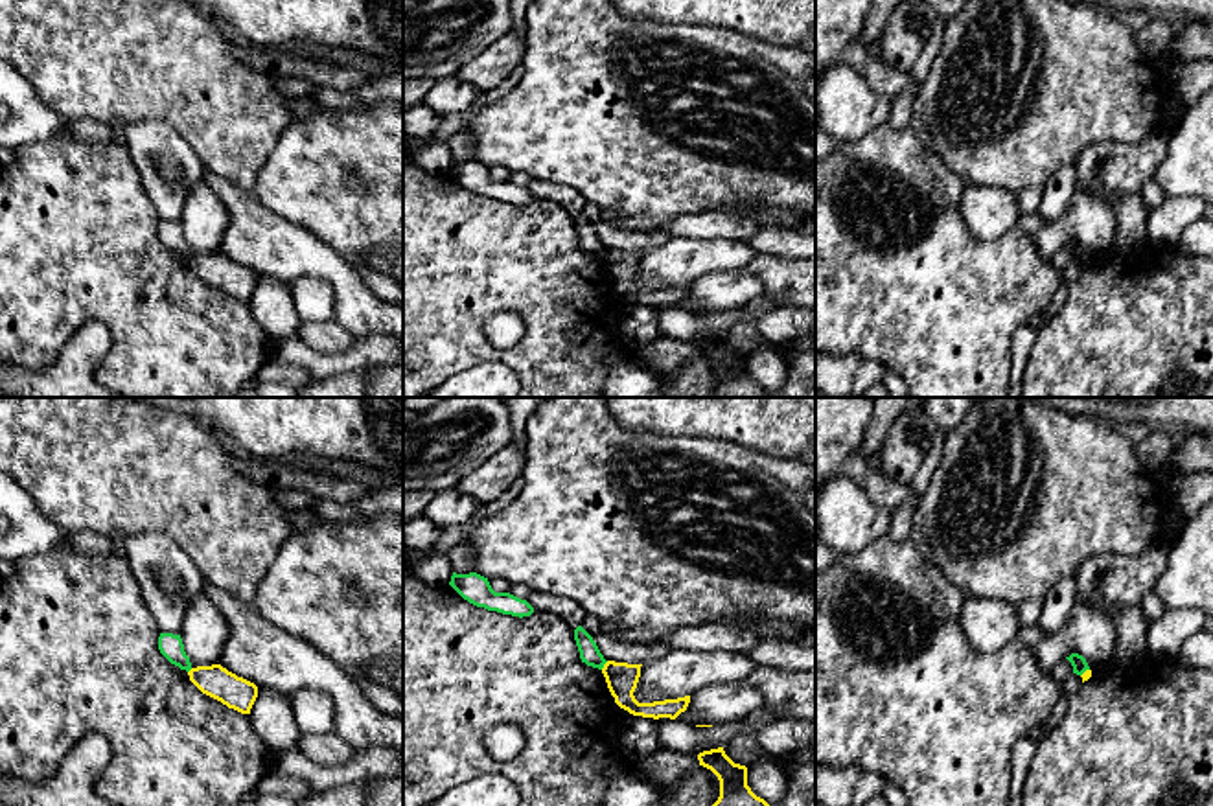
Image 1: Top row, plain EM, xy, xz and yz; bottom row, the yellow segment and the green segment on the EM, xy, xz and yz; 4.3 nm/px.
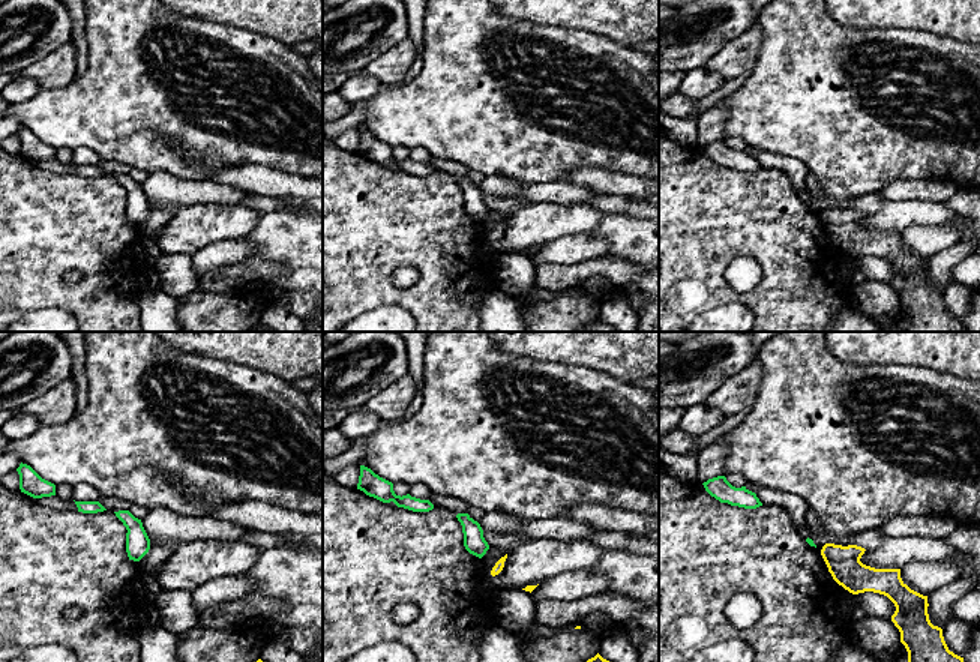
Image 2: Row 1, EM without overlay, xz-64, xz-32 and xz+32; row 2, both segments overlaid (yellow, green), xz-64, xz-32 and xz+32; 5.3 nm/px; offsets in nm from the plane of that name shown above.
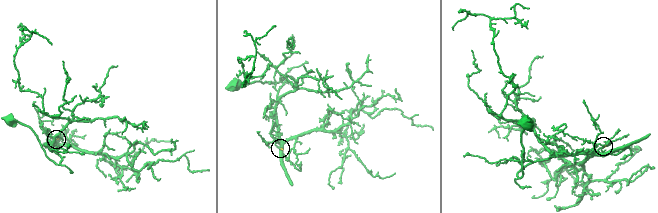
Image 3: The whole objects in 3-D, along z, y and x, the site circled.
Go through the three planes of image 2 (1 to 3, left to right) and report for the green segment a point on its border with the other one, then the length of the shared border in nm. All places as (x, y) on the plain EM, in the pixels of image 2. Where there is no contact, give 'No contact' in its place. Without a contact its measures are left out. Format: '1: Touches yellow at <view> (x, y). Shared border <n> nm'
1: No contact
2: No contact
3: No contact

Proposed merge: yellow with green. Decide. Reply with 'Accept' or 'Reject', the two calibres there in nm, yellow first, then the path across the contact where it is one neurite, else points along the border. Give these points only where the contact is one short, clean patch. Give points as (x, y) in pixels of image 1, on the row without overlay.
Reject. Thickness 140 nm (yellow) against 90 nm. Boundary: xz (608, 249), (600, 256)

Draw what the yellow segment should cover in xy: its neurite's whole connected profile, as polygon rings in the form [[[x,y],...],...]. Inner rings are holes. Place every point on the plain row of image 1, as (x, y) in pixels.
[[[221,252],[197,254],[188,259],[190,269],[206,283],[221,289],[228,296],[250,302],[258,285],[258,274]]]

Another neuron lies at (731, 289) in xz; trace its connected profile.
[[[740,271],[705,274],[690,283],[685,300],[676,307],[688,313],[720,313],[740,309],[762,293],[762,280]]]

